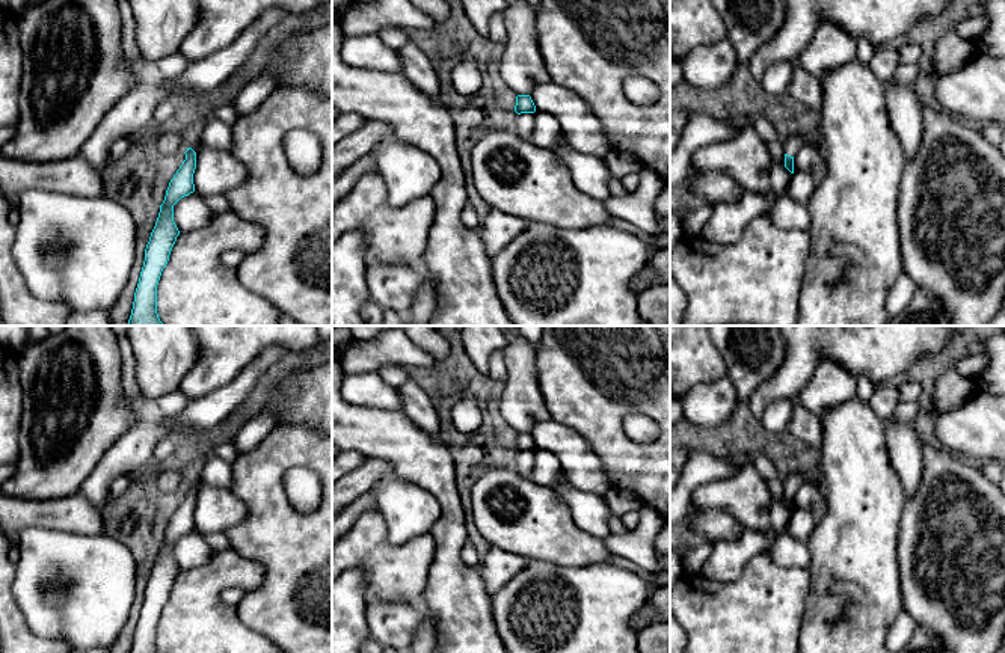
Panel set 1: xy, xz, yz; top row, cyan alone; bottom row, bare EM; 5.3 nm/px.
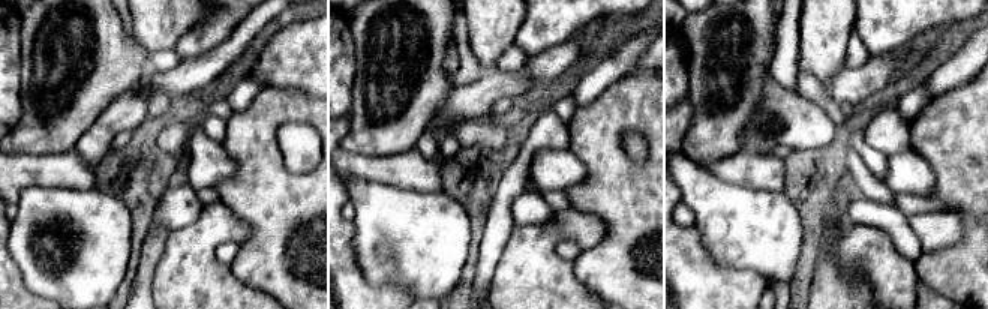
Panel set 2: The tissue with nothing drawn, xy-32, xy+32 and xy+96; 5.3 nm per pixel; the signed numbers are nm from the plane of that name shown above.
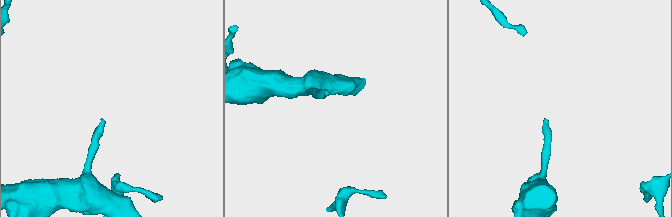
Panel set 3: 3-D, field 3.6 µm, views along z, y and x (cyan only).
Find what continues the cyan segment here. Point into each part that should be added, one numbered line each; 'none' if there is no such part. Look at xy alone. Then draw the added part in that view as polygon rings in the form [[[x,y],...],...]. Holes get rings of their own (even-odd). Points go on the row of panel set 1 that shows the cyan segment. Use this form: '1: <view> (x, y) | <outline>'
1: xy (213, 133) | [[[205,115],[201,124],[193,133],[190,148],[196,151],[198,148],[211,148],[219,151],[231,151],[232,146],[232,127],[223,121]]]

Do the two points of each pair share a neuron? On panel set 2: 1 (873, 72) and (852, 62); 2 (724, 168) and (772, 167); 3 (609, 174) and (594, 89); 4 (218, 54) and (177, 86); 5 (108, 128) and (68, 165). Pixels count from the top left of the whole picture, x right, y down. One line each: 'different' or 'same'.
1: different
2: same
3: different
4: same
5: different

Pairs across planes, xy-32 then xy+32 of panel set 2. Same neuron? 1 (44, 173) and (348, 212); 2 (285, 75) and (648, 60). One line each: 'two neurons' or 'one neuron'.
1: two neurons
2: one neuron

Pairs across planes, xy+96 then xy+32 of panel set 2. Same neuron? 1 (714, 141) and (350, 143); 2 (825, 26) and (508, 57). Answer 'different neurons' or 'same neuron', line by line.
1: same neuron
2: different neurons

